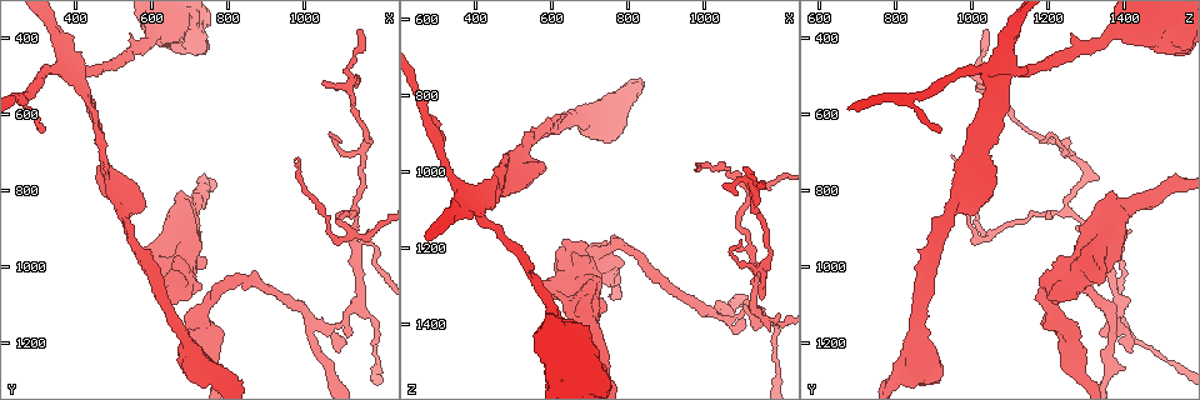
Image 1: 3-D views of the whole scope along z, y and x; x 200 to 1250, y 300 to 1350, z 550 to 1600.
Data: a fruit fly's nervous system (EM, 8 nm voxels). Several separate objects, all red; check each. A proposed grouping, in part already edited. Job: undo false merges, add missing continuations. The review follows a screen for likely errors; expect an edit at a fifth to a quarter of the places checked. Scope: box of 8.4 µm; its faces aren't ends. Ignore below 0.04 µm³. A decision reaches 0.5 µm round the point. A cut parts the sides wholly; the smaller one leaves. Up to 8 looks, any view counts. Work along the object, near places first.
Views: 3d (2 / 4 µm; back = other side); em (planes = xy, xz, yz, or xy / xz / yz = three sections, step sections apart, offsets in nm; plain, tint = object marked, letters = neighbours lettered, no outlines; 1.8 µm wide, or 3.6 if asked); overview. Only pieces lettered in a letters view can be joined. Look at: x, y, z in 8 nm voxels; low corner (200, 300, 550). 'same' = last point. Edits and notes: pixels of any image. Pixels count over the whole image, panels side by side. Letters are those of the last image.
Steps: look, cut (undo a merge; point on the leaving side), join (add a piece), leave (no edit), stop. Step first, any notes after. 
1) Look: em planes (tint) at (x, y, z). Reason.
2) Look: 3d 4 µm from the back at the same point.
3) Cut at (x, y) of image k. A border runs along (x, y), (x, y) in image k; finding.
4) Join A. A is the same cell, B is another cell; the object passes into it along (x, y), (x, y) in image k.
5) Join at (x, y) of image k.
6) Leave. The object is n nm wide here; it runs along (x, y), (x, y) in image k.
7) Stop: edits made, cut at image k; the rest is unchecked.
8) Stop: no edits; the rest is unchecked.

Look: em planes (letters) at (1095, 670, 1185). An open end.

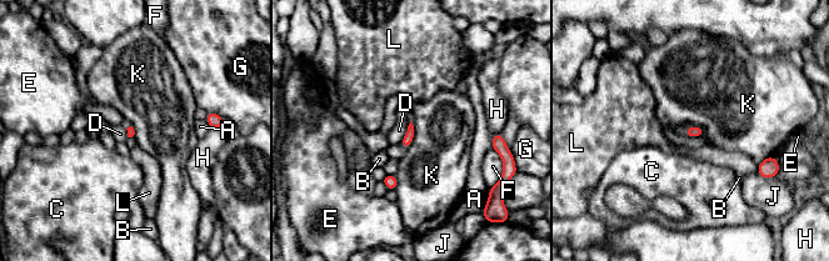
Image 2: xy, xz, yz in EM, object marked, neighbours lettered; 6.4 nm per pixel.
Leave. A, B, C, D, E, F, G, H, J, K and L are other cells; a border runs along (704, 129), (689, 126), (683, 134) in image 2; no lettered piece goes on from it.

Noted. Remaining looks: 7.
Look: em 3.6 µm yz step 8 (tint) at (675, 440, 1505). Closes a loop.

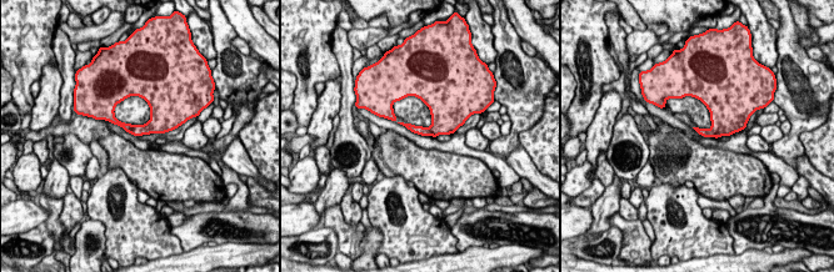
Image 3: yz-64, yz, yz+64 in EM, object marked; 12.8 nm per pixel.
Look: em 3.6 µm yz step 8 (letters) at the same point. See the neighbours.

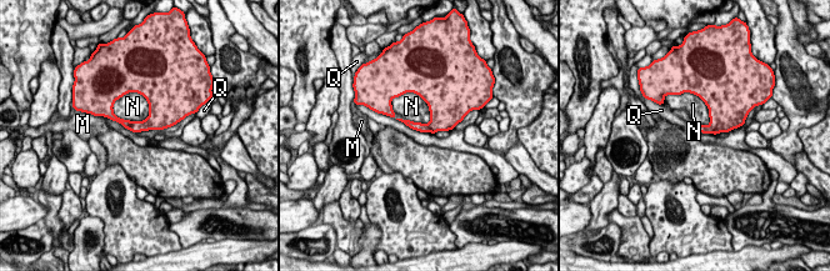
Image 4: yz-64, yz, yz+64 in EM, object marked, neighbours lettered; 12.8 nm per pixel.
Leave. The object is 120 nm wide here; M, N and Q are other cells; a border runs along (691, 124), (701, 133) in image 4; continuous, no second neuron.

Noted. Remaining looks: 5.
Look: em planes (letters) at (585, 955, 1300).

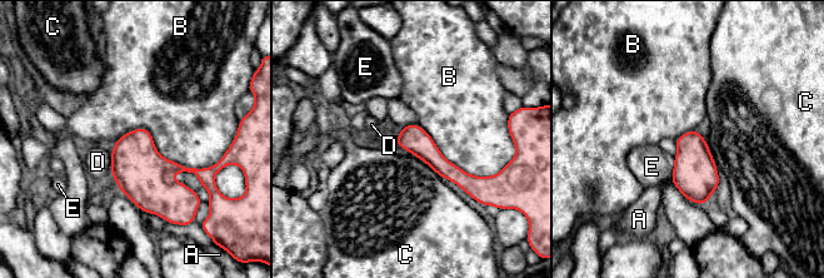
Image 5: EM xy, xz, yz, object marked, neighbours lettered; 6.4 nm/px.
Leave. The longest contact is with B, 650 nm; A, B, C, D and E are other cells; it runs along (401, 135), (445, 169), (475, 179) in image 5; none of them fits.

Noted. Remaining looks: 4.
Stop: no edits; the rest is unchecked.

